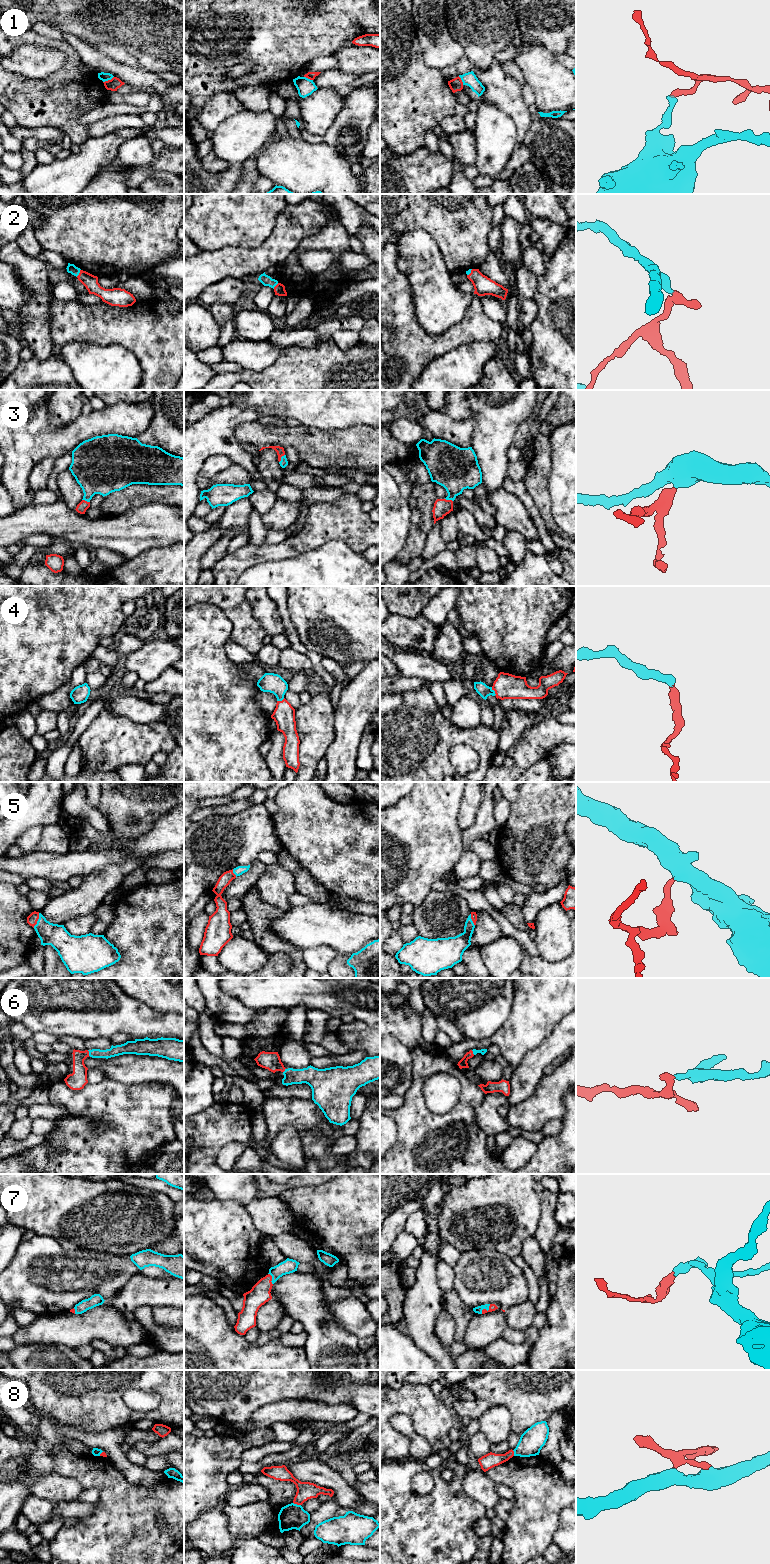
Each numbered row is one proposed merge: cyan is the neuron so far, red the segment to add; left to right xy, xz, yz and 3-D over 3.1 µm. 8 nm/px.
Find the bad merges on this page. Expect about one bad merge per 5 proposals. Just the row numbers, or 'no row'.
1, 8

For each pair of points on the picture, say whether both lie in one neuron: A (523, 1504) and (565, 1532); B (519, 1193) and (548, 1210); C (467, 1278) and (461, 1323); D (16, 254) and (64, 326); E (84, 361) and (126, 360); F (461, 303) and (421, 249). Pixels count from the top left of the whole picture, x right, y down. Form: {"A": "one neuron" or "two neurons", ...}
{"A": "two neurons", "B": "two neurons", "C": "two neurons", "D": "two neurons", "E": "one neuron", "F": "one neuron"}

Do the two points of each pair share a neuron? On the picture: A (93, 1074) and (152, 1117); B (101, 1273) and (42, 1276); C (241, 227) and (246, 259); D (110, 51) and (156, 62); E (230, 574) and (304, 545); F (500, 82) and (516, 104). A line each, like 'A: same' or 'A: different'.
A: different
B: same
C: different
D: different
E: same
F: same

